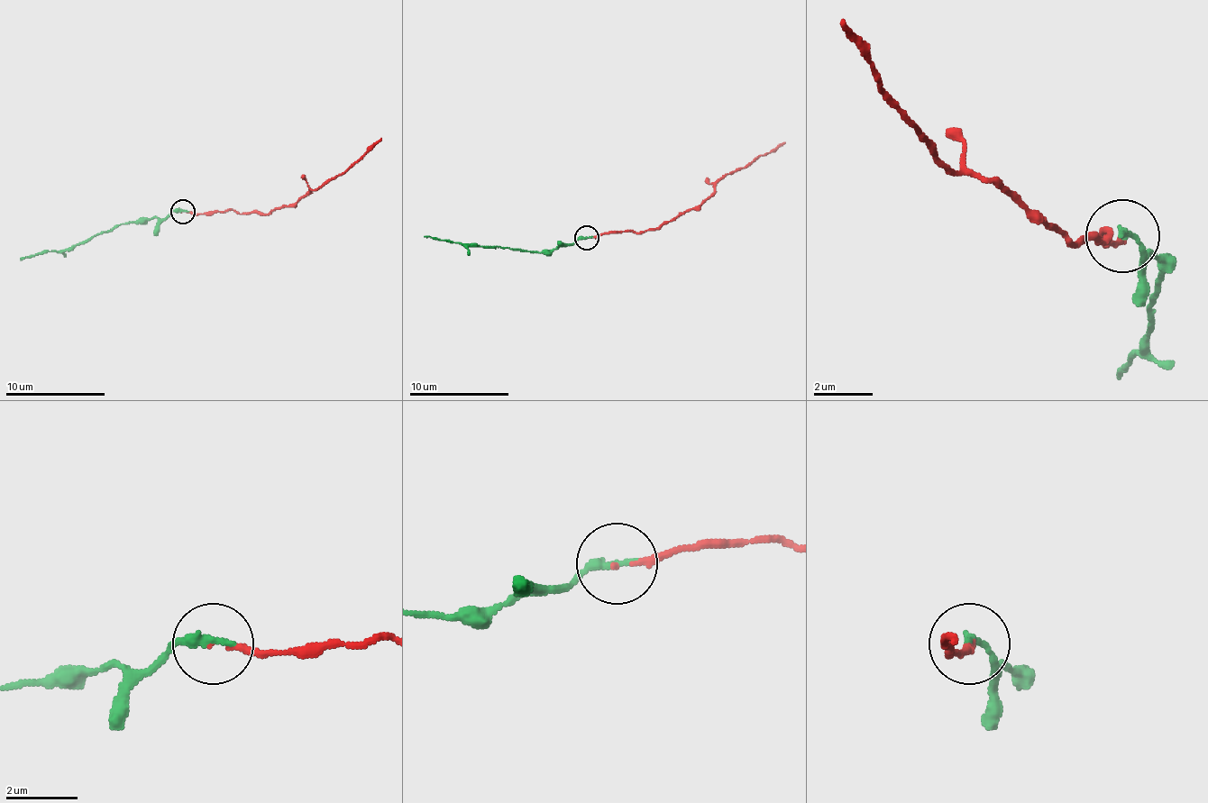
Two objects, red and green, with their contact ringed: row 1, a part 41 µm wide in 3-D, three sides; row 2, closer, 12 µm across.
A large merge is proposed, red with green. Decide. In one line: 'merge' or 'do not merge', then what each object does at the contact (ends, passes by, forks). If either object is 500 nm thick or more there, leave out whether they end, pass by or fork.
merge; red ends there; green ends there

